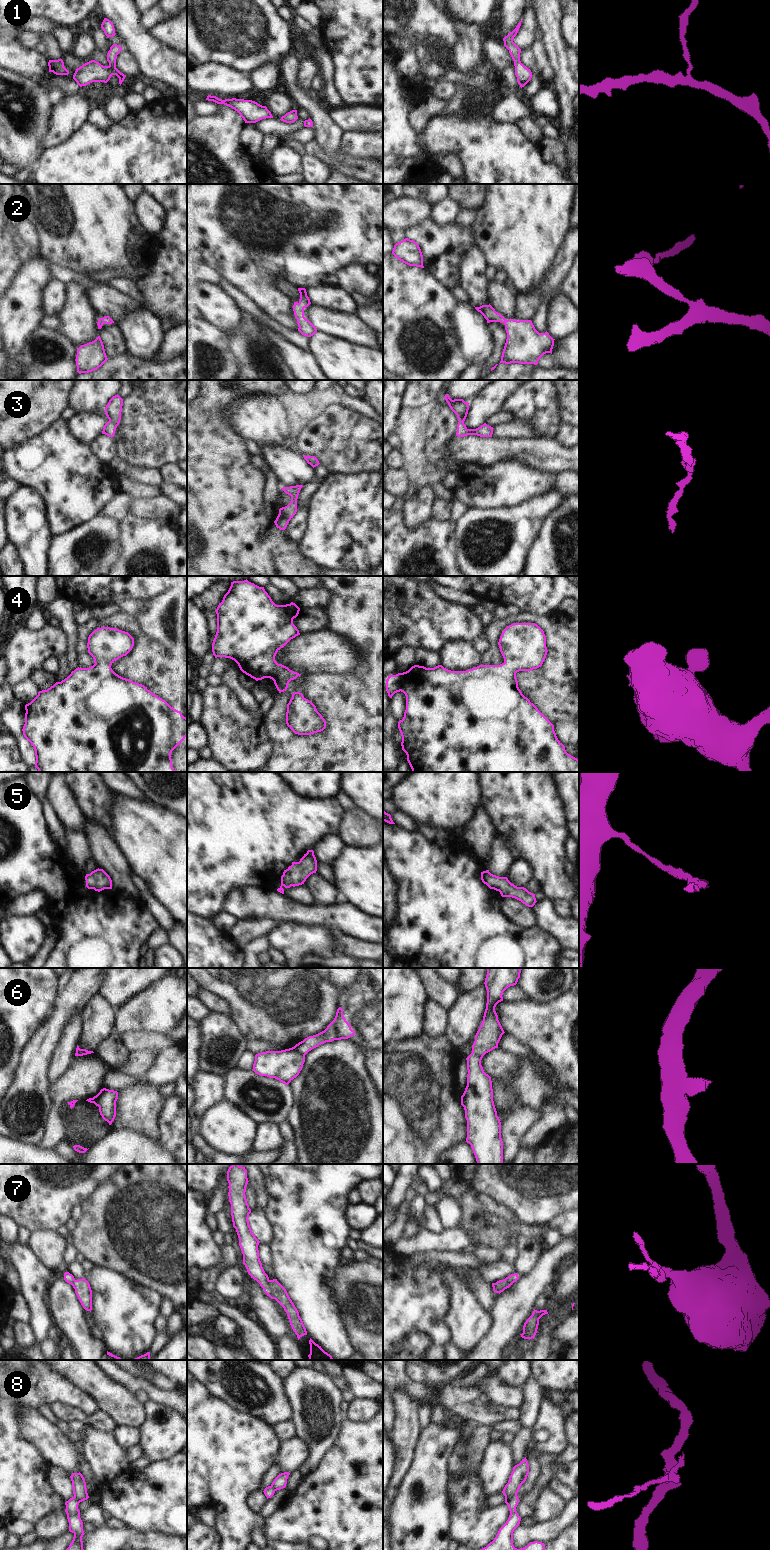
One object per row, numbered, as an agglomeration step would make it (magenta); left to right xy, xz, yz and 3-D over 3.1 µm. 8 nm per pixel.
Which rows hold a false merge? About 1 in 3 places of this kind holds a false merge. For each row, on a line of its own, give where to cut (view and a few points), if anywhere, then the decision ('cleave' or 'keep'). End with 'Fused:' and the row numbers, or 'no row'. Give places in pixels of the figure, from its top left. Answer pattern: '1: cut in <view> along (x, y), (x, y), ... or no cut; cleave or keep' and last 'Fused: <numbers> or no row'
1: no cut; keep
2: no cut; keep
3: no cut; keep
4: no cut; keep
5: no cut; keep
6: cut in xy along (103, 1089), (98, 1097), (98, 1106); cleave
7: cut in xz along (268, 1280), (275, 1298); cleave
8: cut in yz along (516, 1494), (506, 1503); cleave
Fused: 6, 7, 8

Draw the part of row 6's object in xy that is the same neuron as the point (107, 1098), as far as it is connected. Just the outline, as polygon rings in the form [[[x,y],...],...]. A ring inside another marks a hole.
[[[103,1088],[98,1097],[99,1112],[102,1118],[112,1124],[116,1117],[116,1101],[118,1092]]]

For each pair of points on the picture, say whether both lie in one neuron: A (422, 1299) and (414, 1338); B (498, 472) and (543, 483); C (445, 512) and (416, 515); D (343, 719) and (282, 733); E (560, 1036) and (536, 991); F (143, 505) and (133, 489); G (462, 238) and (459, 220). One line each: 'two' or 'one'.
A: two
B: one
C: two
D: one
E: two
F: two
G: two

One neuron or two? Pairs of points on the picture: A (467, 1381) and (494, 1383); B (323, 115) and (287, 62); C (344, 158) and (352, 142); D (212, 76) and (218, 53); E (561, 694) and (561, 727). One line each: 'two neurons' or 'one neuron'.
A: two neurons
B: one neuron
C: two neurons
D: two neurons
E: two neurons

